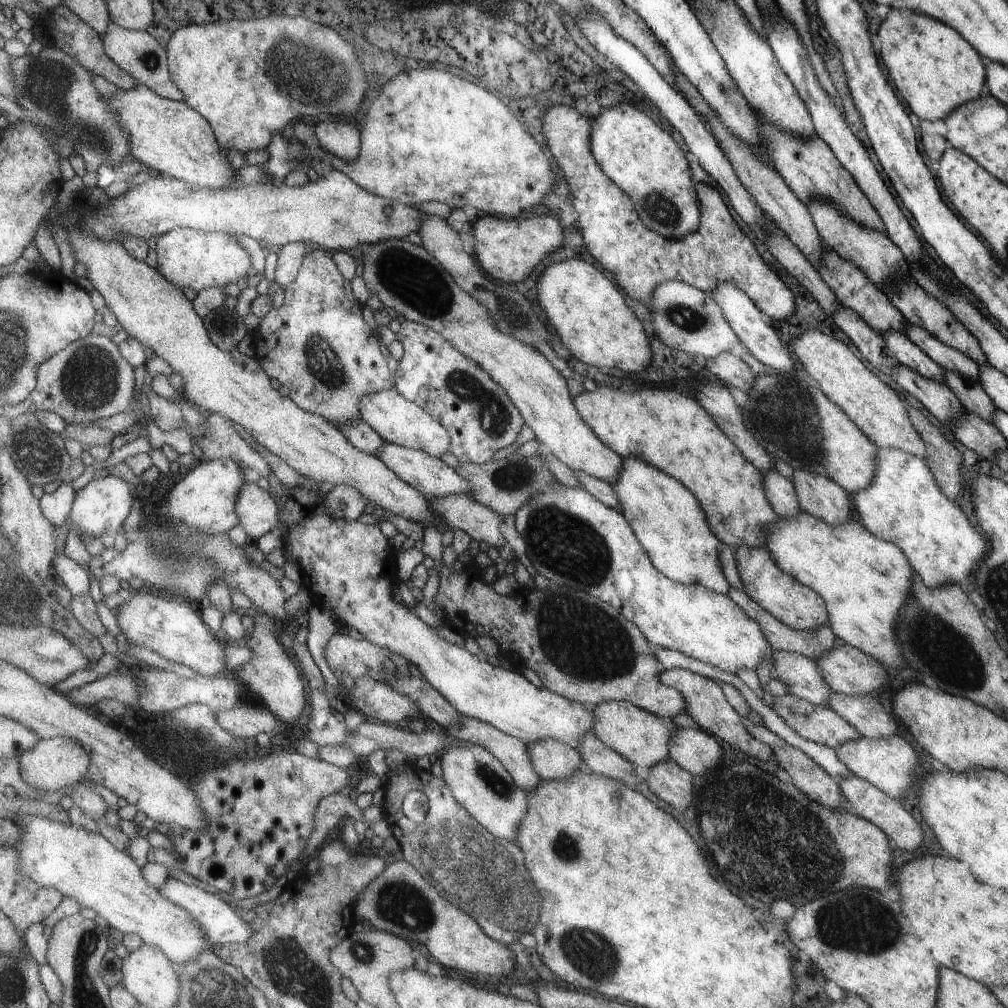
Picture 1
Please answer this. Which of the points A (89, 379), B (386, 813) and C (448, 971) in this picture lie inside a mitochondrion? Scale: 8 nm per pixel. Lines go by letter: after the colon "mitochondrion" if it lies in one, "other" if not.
A: mitochondrion
B: other
C: other

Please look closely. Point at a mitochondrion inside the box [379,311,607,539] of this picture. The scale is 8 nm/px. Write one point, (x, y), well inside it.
(494, 415)

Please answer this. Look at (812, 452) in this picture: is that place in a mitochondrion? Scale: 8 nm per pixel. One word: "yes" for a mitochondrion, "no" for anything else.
yes

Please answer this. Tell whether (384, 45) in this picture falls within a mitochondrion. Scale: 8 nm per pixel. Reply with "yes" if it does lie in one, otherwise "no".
no

